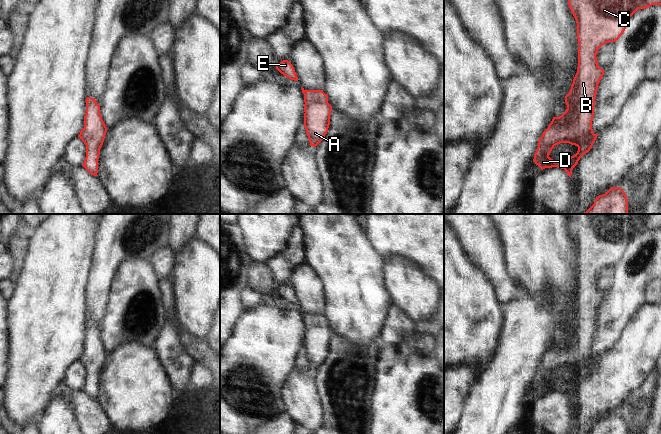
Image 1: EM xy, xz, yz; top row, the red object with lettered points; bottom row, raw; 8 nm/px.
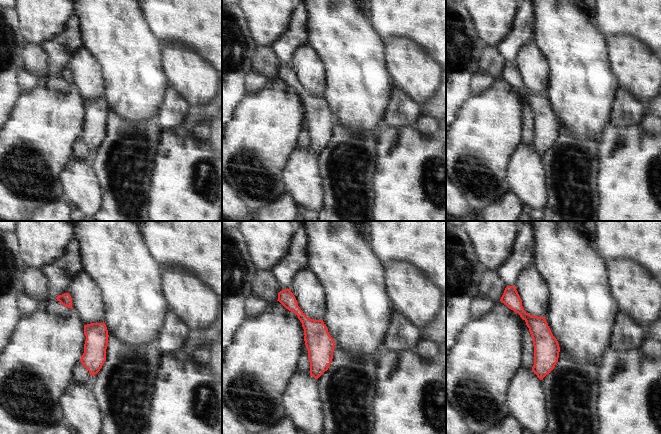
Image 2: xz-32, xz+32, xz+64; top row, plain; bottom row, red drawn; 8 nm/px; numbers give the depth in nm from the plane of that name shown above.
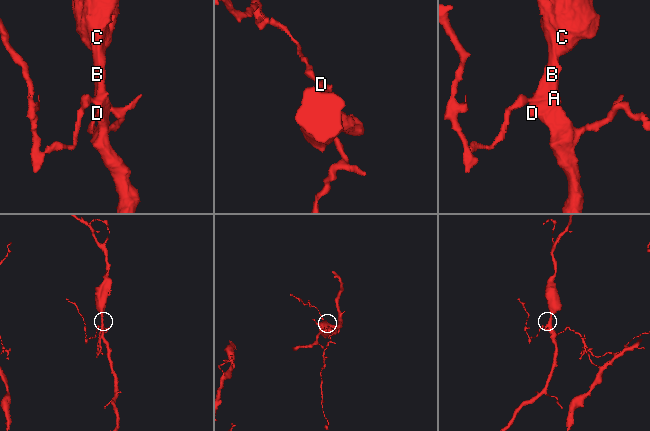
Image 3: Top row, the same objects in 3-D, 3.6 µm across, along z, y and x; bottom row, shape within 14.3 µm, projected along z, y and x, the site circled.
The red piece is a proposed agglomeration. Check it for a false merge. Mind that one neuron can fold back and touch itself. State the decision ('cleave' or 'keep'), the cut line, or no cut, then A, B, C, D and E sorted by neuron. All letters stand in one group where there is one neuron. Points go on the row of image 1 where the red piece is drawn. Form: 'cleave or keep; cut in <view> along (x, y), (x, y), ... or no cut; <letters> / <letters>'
keep; no cut; A B C D E

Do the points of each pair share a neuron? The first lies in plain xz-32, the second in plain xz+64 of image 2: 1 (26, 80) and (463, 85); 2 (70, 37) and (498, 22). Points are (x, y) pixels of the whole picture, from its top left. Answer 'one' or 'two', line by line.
1: two
2: two

